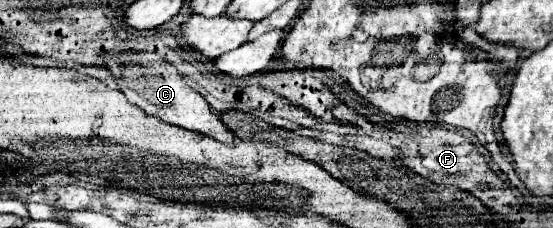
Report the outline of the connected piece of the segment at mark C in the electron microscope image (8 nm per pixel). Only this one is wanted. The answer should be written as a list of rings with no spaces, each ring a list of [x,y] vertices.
[[[120,53],[106,63],[108,71],[114,75],[116,83],[120,85],[120,91],[128,97],[132,105],[138,105],[146,115],[158,117],[170,125],[194,131],[194,133],[204,133],[216,141],[234,143],[234,135],[230,129],[222,123],[218,113],[206,103],[206,99],[196,93],[192,87],[186,85],[186,81],[180,77],[176,67],[166,63],[160,55],[156,53]]]

